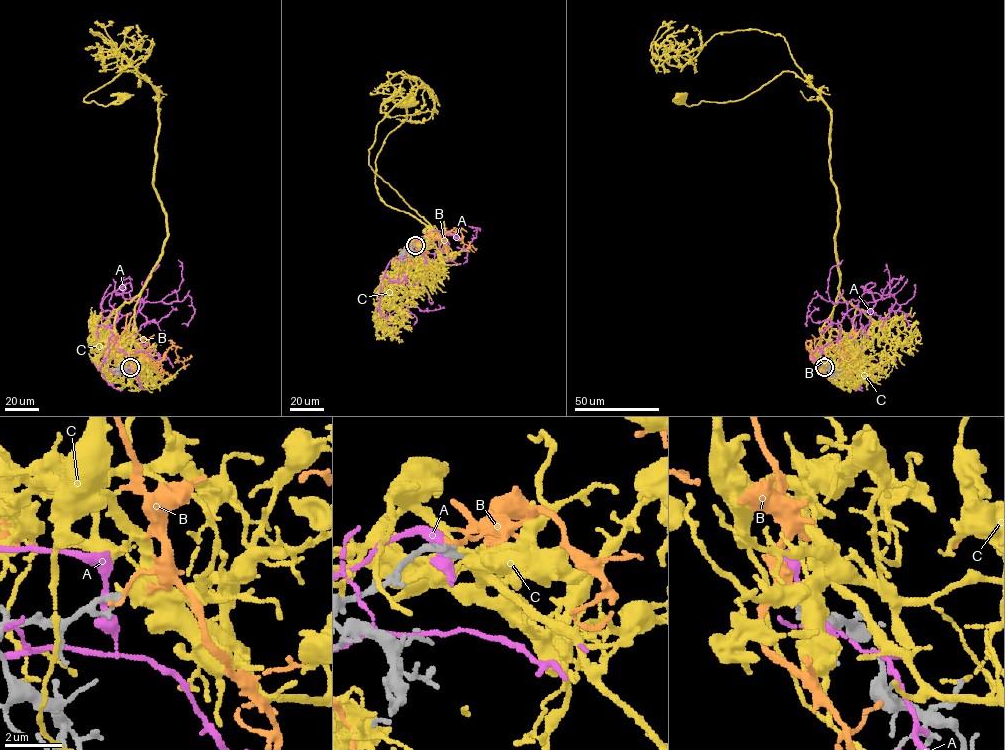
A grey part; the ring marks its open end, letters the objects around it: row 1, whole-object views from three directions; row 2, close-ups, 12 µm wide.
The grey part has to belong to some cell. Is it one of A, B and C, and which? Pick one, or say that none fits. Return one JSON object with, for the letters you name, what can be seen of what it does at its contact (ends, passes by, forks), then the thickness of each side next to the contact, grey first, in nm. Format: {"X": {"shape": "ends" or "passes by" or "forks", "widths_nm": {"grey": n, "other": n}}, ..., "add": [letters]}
{"C": {"shape": "forks", "widths_nm": {"grey": 260, "other": 360}}, "add": ["C"]}

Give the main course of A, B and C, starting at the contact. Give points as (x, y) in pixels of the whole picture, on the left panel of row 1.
A: (129, 367), (147, 322), (130, 283), (111, 294), (117, 316), (101, 313), (112, 327)
B: (130, 367), (130, 347), (139, 339), (147, 340), (155, 367), (172, 346), (178, 360), (184, 362), (191, 355)
C: (130, 367), (135, 306), (167, 236), (153, 185), (158, 94), (122, 71), (83, 101), (107, 106), (124, 97)

